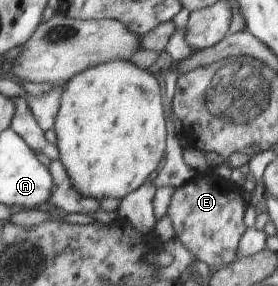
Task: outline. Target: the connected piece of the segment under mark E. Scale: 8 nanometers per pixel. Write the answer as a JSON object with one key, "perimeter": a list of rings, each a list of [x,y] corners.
{"perimeter":[[[196,173],[190,181],[174,188],[166,208],[174,238],[198,261],[207,267],[220,267],[234,261],[242,233],[244,201],[234,185],[222,187],[222,179],[214,173]]]}

